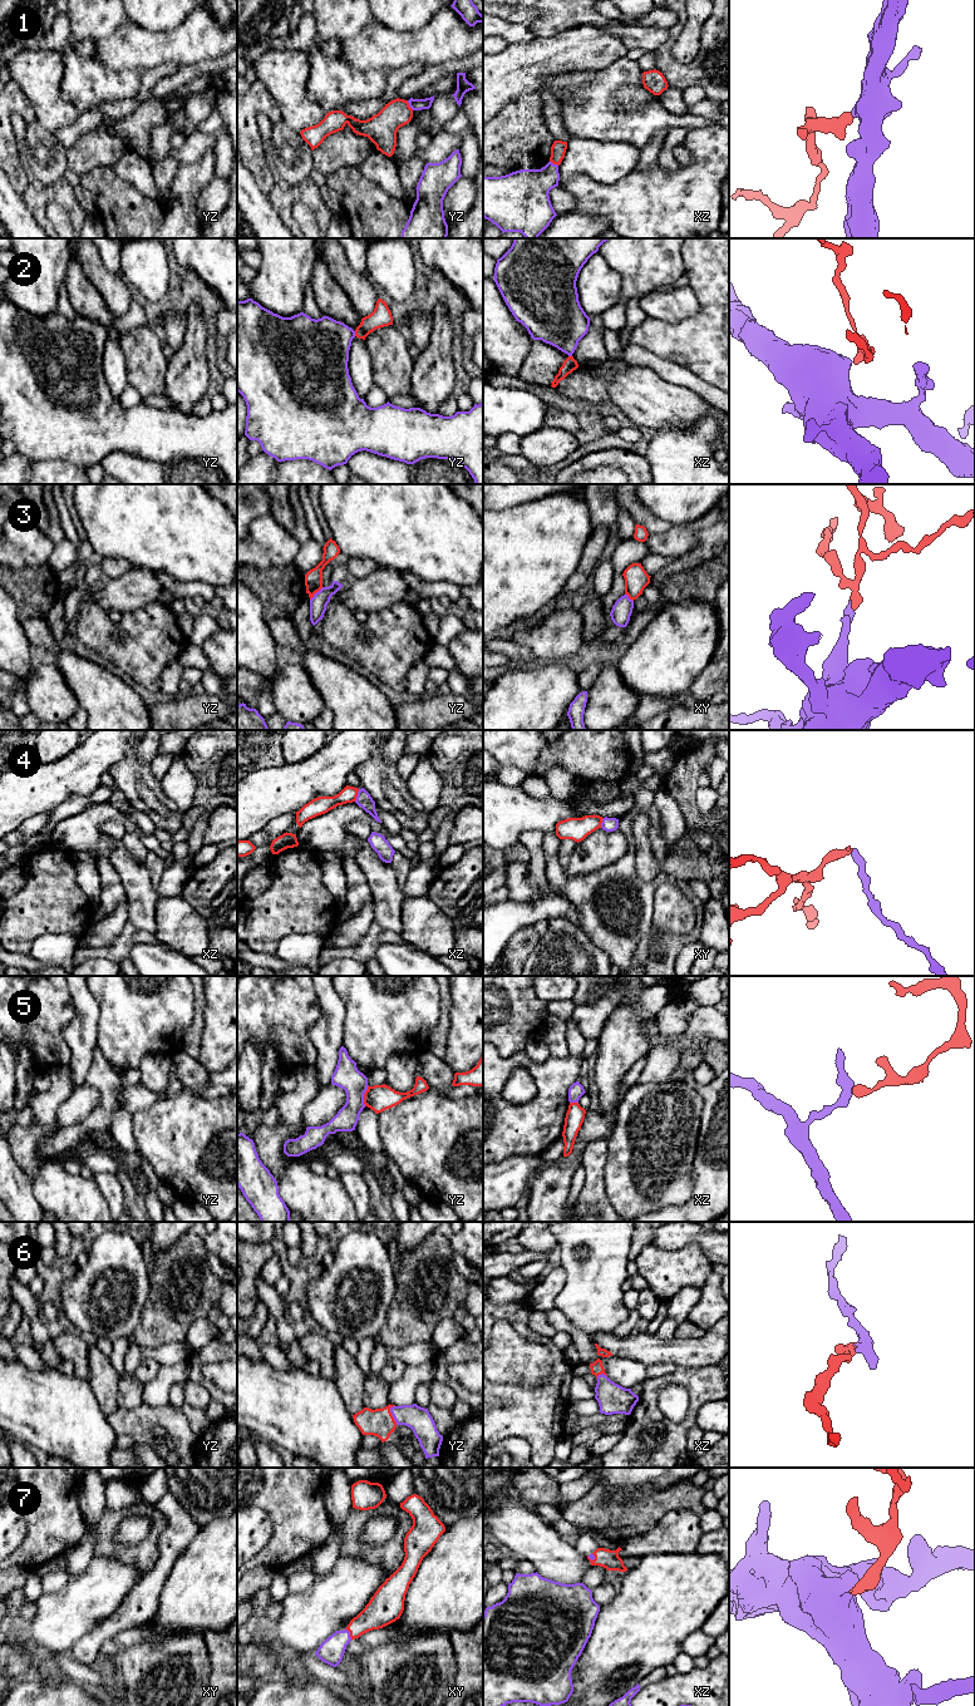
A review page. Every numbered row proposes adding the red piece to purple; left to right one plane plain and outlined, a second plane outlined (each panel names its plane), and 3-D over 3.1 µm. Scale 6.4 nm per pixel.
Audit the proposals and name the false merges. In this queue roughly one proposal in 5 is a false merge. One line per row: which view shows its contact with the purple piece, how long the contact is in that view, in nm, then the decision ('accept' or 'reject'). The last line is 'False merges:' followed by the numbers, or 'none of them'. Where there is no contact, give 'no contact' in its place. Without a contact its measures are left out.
1: meets purple in yz; contact 80 nm long; reject
2: meets purple in yz; contact 30 nm long; reject
3: meets purple in yz; contact 120 nm long; reject
4: meets purple in xz; contact 90 nm long; reject
5: meets purple in yz; contact 140 nm long; reject
6: meets purple in yz; contact 130 nm long; accept
7: meets purple in xy; contact 80 nm long; accept
False merges: 1, 2, 3, 4, 5

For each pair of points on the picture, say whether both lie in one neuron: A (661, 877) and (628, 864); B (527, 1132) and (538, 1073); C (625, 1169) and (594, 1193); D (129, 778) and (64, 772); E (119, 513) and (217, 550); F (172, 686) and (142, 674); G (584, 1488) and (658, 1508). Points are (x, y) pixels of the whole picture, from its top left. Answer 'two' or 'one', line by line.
A: one
B: one
C: two
D: two
E: one
F: two
G: two

